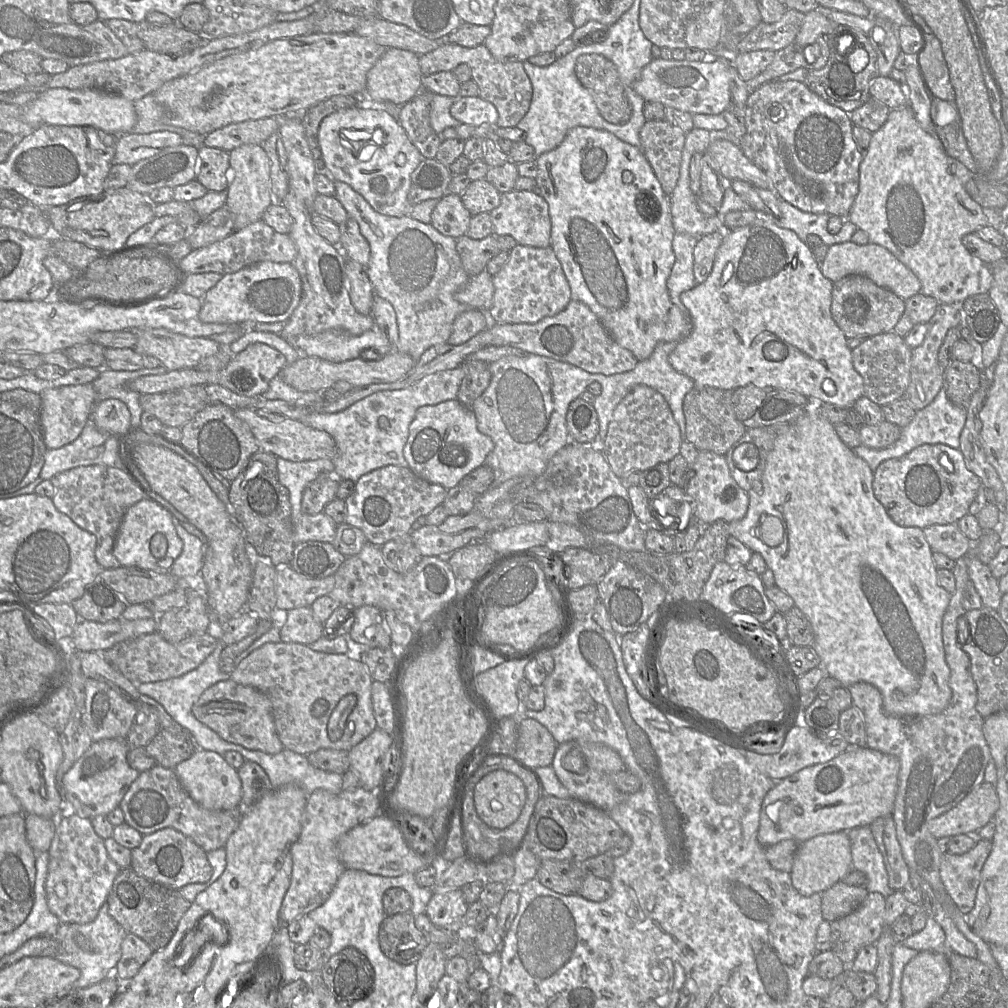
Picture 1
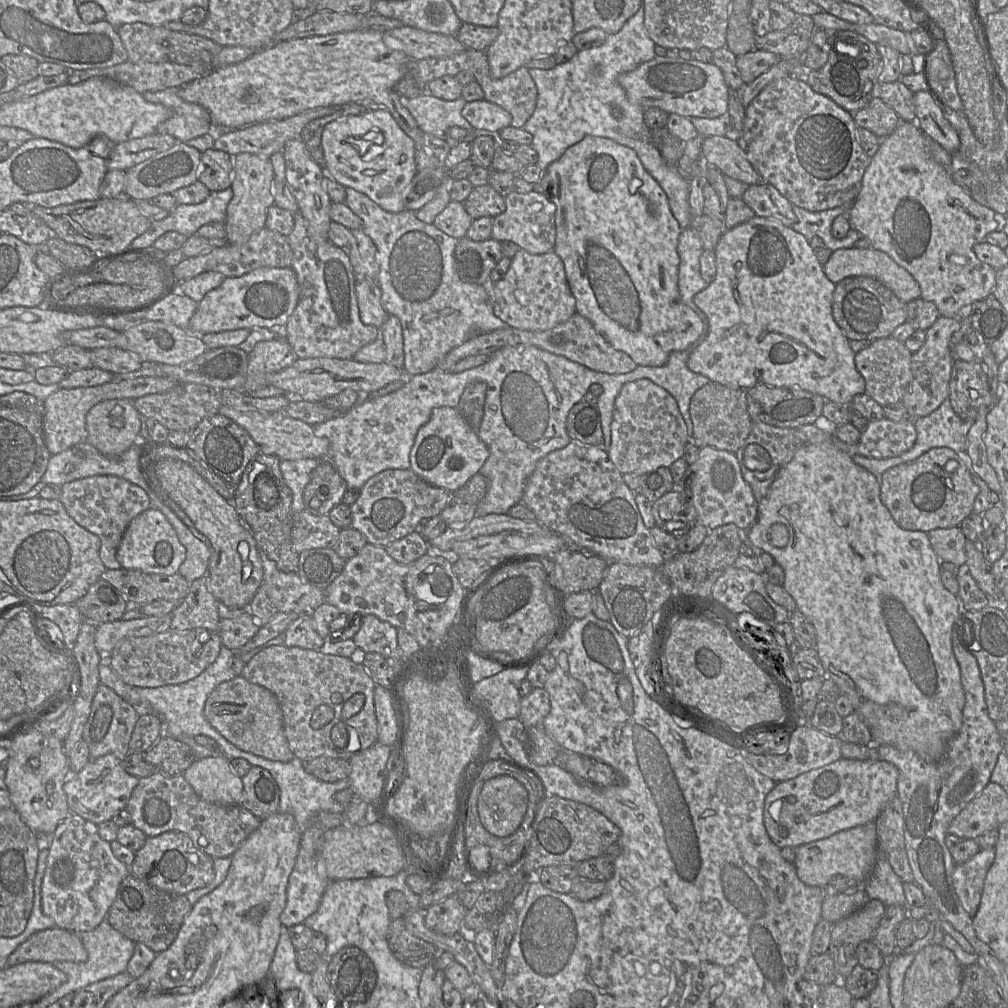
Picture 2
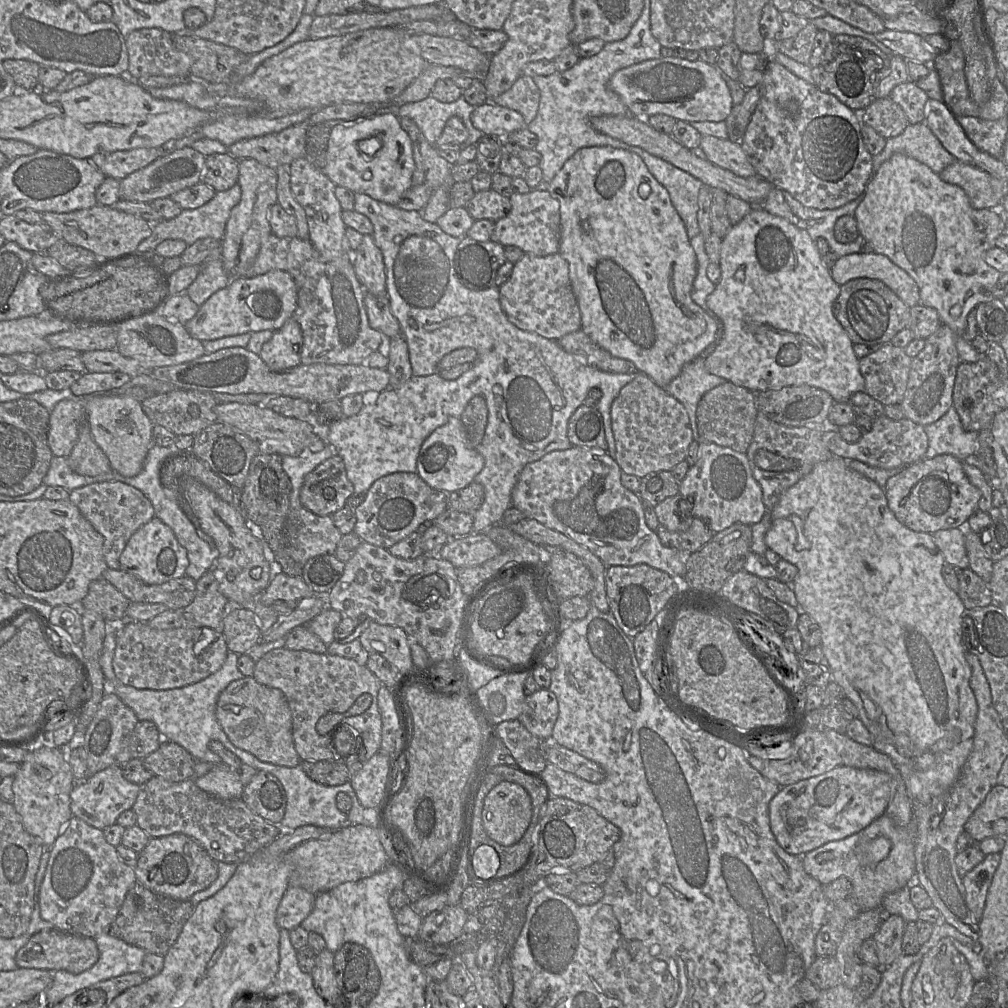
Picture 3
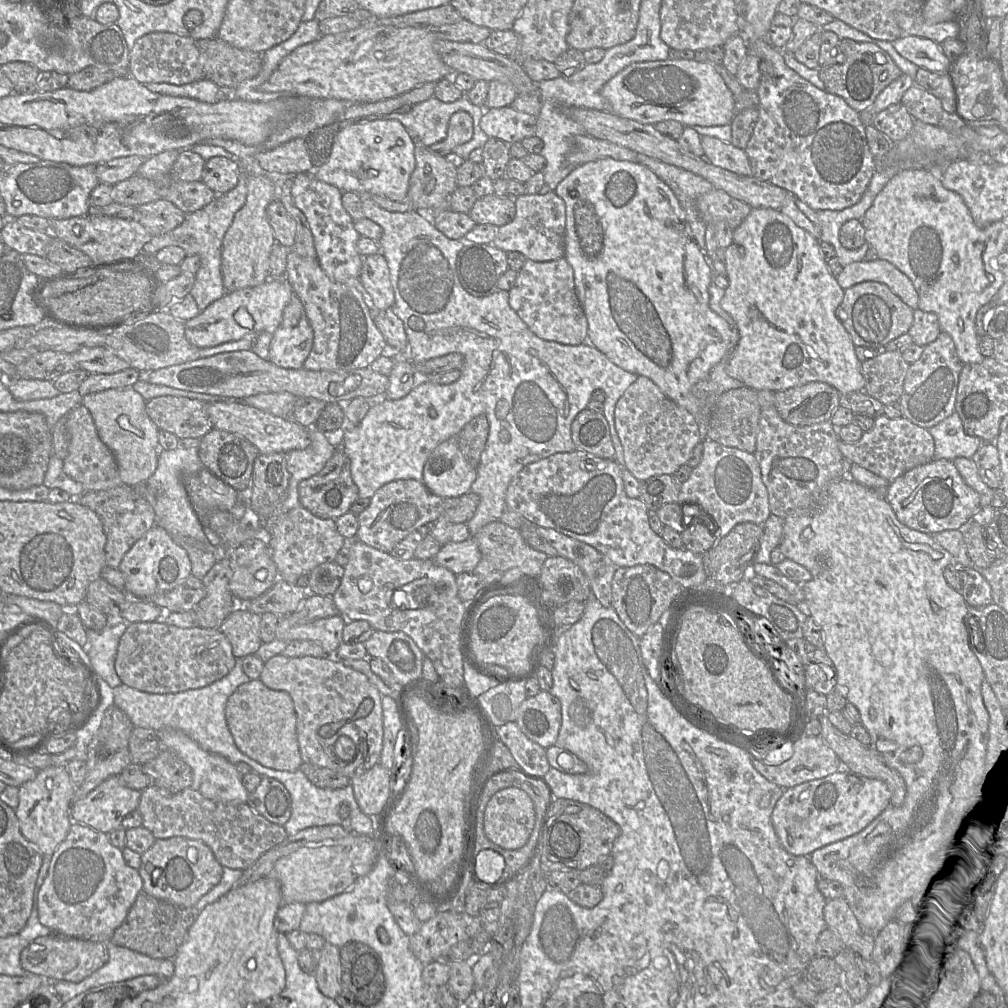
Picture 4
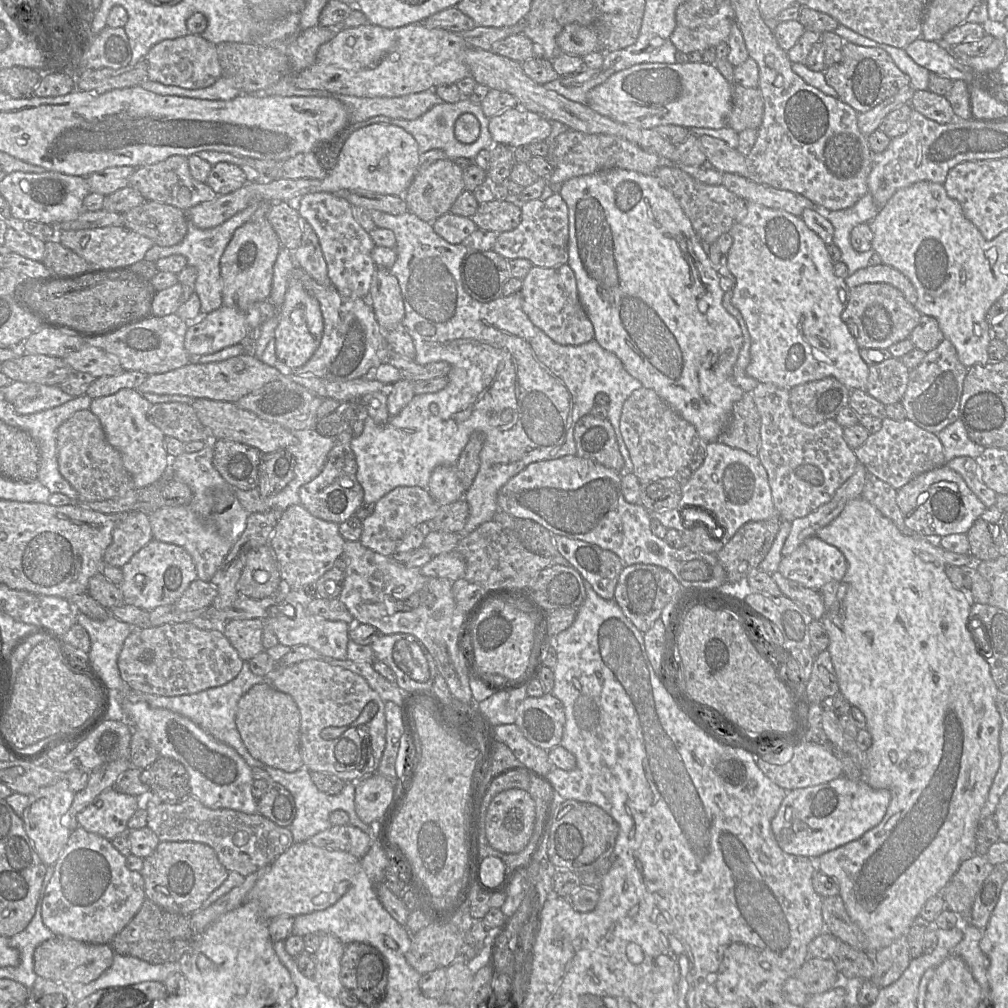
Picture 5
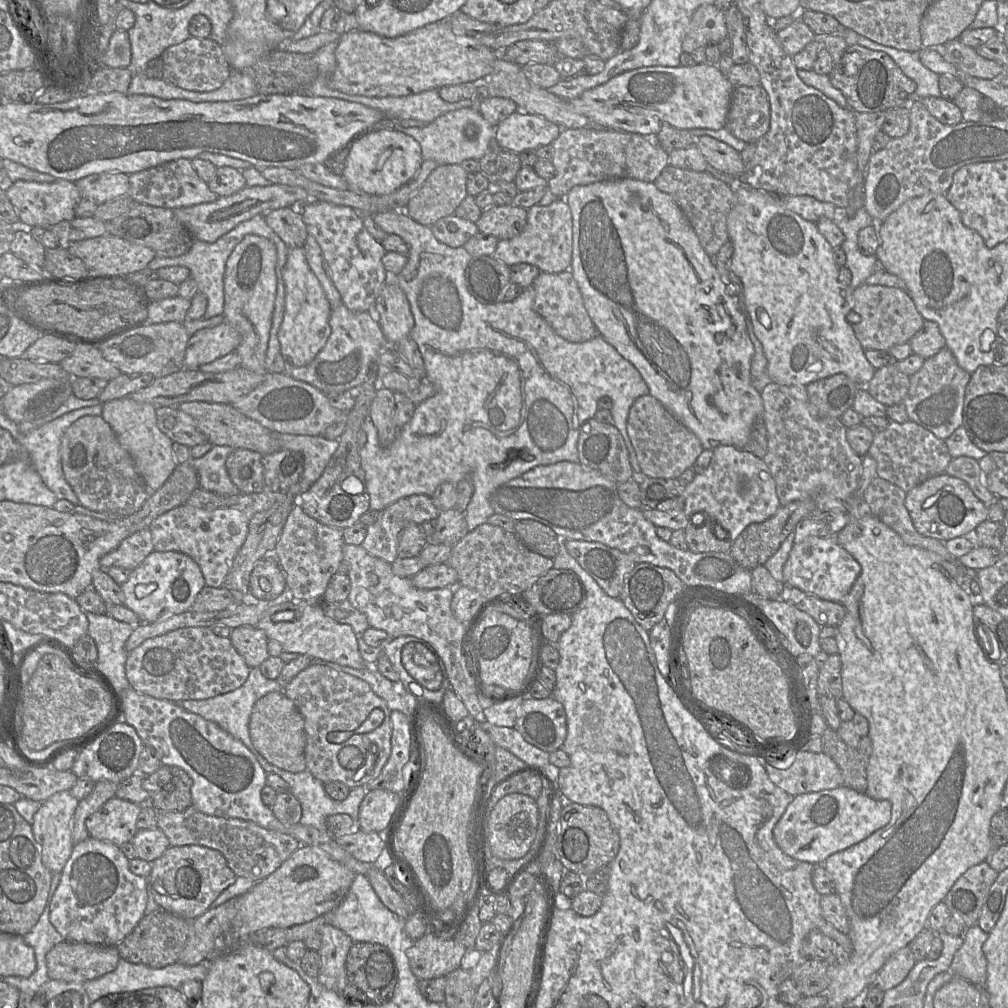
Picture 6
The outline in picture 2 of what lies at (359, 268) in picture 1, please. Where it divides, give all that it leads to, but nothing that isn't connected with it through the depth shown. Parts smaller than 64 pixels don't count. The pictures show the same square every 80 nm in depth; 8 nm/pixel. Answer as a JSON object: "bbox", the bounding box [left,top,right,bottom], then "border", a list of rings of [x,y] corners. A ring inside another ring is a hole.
{"bbox":[355,275,389,328],"border":[[[356,275],[355,291],[361,321],[380,328],[389,314],[382,305],[381,289],[377,282]]]}

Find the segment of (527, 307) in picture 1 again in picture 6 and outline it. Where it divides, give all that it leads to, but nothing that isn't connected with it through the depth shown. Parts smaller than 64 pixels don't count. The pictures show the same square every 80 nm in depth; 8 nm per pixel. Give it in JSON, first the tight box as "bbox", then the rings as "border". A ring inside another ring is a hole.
{"bbox":[532,270,598,343],"border":[[[570,270],[560,273],[540,272],[532,284],[535,293],[534,310],[556,334],[569,342],[580,343],[593,339],[598,331],[583,302],[581,291]]]}

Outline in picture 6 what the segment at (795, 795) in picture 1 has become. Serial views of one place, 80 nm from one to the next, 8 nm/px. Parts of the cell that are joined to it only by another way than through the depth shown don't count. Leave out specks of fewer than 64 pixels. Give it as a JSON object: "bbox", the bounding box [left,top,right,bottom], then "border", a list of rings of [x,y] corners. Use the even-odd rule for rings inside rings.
{"bbox":[773,785,891,865],"border":[[[845,785],[794,796],[773,828],[777,846],[788,856],[813,865],[822,865],[831,854],[842,851],[887,825],[891,803],[876,800]]]}

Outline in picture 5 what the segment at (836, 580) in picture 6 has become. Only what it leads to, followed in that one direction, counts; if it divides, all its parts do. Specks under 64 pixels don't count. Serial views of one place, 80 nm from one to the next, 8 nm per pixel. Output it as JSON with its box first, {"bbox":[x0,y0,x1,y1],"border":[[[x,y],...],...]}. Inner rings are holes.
{"bbox":[779,536,847,591],"border":[[[816,536],[806,539],[795,551],[784,556],[779,564],[779,572],[787,579],[820,591],[825,585],[840,581],[847,571],[847,561],[843,553]]]}

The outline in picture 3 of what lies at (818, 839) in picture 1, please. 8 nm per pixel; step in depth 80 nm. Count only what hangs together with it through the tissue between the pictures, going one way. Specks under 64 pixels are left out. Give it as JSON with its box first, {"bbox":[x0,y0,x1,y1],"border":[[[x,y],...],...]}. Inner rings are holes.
{"bbox":[801,813,915,911],"border":[[[885,813],[864,829],[844,839],[830,841],[801,856],[803,868],[821,885],[827,885],[840,877],[847,878],[853,887],[850,898],[862,911],[881,909],[882,901],[890,893],[898,891],[915,882],[915,855],[912,824],[901,827]]]}

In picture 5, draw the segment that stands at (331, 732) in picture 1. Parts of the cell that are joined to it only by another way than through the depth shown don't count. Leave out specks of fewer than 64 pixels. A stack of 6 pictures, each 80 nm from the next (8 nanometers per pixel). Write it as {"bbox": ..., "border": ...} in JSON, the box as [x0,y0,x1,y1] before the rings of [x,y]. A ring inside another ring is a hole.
{"bbox":[263,660,386,783],"border":[[[305,660],[287,667],[277,666],[273,671],[263,676],[276,689],[293,697],[301,713],[300,751],[305,766],[310,771],[331,773],[347,783],[356,783],[377,772],[386,747],[386,716],[385,701],[378,692],[371,688],[367,680],[343,667],[334,666],[322,660]],[[374,701],[378,704],[378,712],[368,723],[351,727],[351,724],[361,714],[364,706]],[[347,726],[349,729],[333,740],[322,737],[322,730],[332,727]]]}

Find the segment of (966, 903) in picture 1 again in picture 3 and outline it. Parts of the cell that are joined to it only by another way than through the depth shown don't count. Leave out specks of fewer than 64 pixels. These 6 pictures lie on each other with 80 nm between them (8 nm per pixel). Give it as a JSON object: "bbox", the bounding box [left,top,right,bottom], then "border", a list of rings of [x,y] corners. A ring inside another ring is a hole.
{"bbox":[961,853,1000,921],"border":[[[1000,853],[988,854],[961,878],[966,891],[967,906],[977,921],[983,915],[988,889],[999,863]]]}

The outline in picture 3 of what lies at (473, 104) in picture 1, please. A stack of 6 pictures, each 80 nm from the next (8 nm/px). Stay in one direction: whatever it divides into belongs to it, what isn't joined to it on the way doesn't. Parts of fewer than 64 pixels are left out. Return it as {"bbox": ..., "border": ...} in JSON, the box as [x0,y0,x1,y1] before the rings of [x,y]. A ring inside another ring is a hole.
{"bbox":[471,101,526,139],"border":[[[491,101],[475,107],[471,113],[471,122],[484,135],[504,139],[510,133],[526,127],[524,118],[519,112],[496,105]]]}

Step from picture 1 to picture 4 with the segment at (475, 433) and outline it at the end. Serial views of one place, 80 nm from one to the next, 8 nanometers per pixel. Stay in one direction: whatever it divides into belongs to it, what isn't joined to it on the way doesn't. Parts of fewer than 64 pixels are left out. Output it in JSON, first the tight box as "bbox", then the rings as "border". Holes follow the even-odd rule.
{"bbox":[423,436,477,498],"border":[[[458,436],[440,443],[423,467],[423,483],[433,494],[442,498],[468,493],[476,478],[477,468],[462,454]]]}

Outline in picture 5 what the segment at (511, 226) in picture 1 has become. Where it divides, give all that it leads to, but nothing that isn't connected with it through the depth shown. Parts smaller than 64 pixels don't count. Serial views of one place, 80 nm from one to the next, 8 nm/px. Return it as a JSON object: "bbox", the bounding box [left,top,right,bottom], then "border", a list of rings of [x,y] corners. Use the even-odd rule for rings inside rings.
{"bbox":[493,193,569,268],"border":[[[559,193],[546,200],[535,199],[521,205],[521,222],[511,231],[498,234],[493,250],[507,260],[528,259],[534,266],[543,268],[568,264],[569,212]]]}

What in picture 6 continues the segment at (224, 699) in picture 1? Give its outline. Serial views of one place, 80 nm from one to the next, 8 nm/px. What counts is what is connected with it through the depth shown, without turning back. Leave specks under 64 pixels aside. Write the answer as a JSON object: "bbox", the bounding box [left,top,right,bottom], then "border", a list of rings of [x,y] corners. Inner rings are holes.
{"bbox":[249,691,307,773],"border":[[[283,691],[270,692],[255,703],[249,721],[249,734],[254,747],[272,765],[292,773],[307,769],[304,718]]]}

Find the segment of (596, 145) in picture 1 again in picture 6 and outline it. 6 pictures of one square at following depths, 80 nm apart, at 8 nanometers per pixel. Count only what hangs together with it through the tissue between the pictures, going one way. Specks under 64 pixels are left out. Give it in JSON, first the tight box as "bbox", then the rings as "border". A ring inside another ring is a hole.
{"bbox":[565,178,762,450],"border":[[[632,178],[614,179],[576,186],[565,196],[573,221],[573,251],[570,271],[581,291],[584,306],[602,336],[617,352],[640,373],[649,388],[649,394],[700,440],[704,449],[713,450],[722,445],[743,449],[750,438],[754,423],[762,418],[761,393],[752,385],[751,362],[755,353],[749,337],[746,319],[726,292],[726,284],[715,268],[713,258],[702,247],[699,238],[675,200],[660,191],[653,182]]]}

